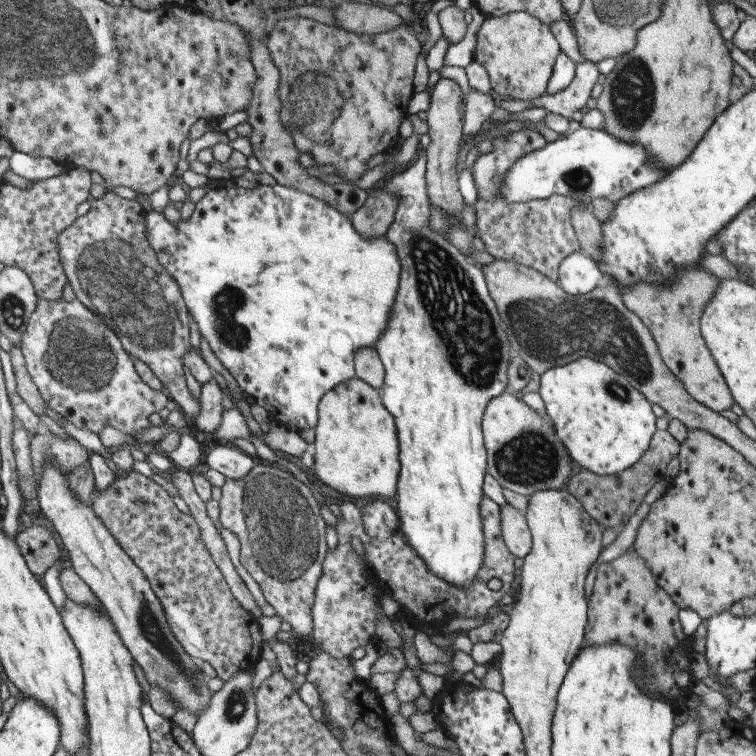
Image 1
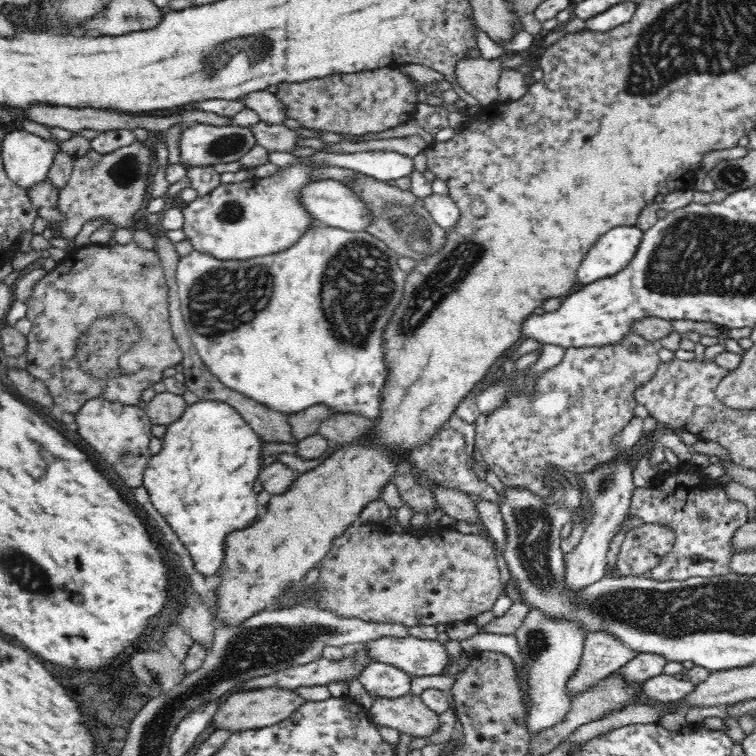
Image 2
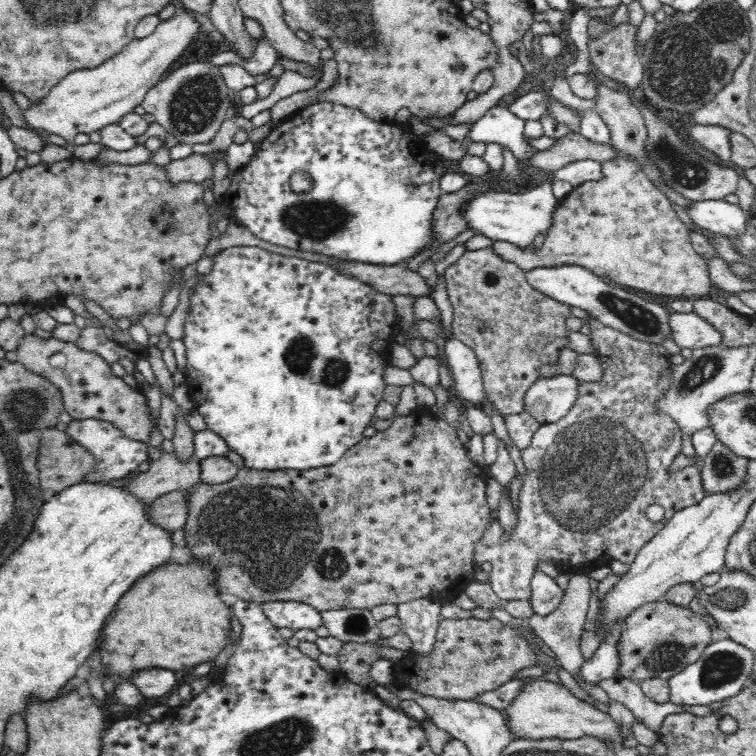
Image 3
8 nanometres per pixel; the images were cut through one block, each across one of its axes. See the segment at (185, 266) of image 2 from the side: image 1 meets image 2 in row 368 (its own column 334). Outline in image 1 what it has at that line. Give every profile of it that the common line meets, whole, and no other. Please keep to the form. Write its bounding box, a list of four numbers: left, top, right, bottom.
[145,179,400,431]

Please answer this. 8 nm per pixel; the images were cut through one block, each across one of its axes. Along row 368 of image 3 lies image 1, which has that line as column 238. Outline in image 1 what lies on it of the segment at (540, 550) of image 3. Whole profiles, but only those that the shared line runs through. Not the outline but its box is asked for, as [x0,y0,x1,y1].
[90,470,264,681]

